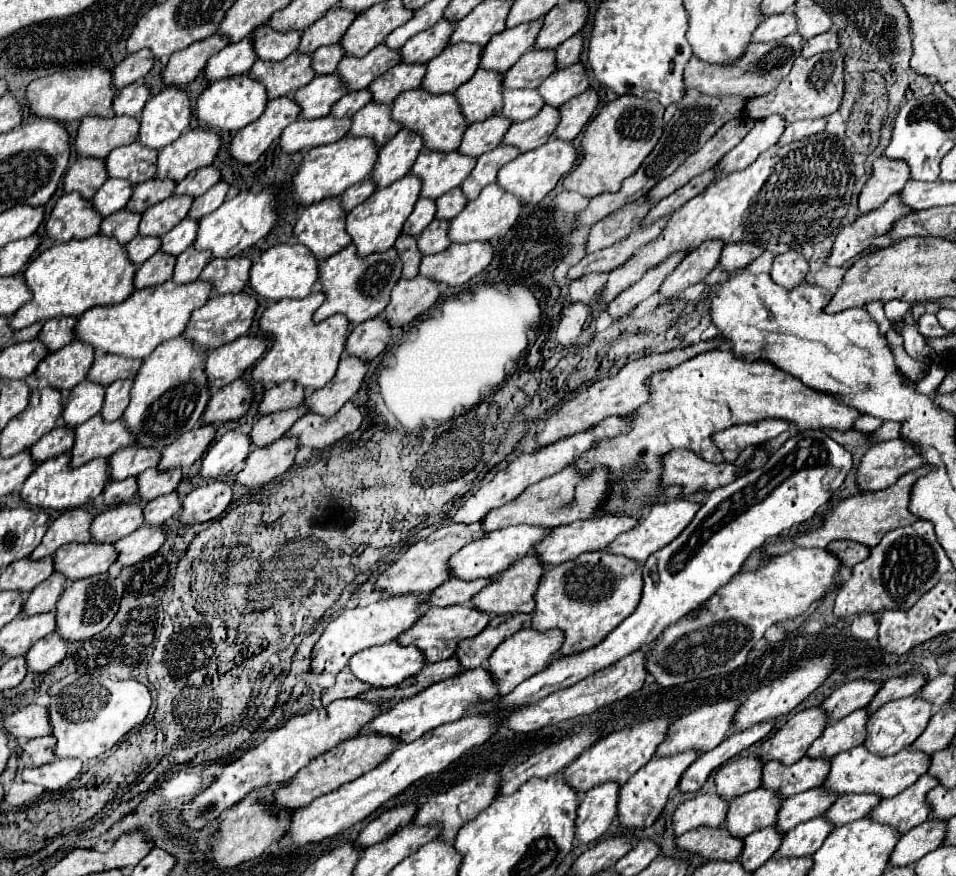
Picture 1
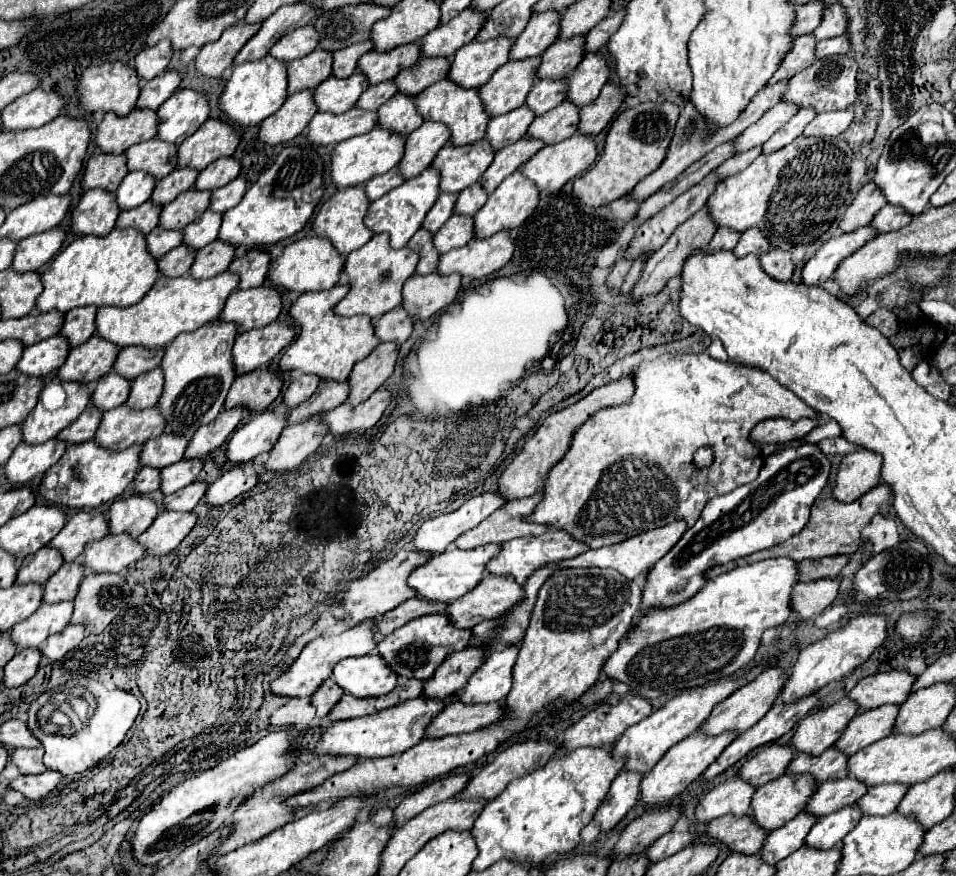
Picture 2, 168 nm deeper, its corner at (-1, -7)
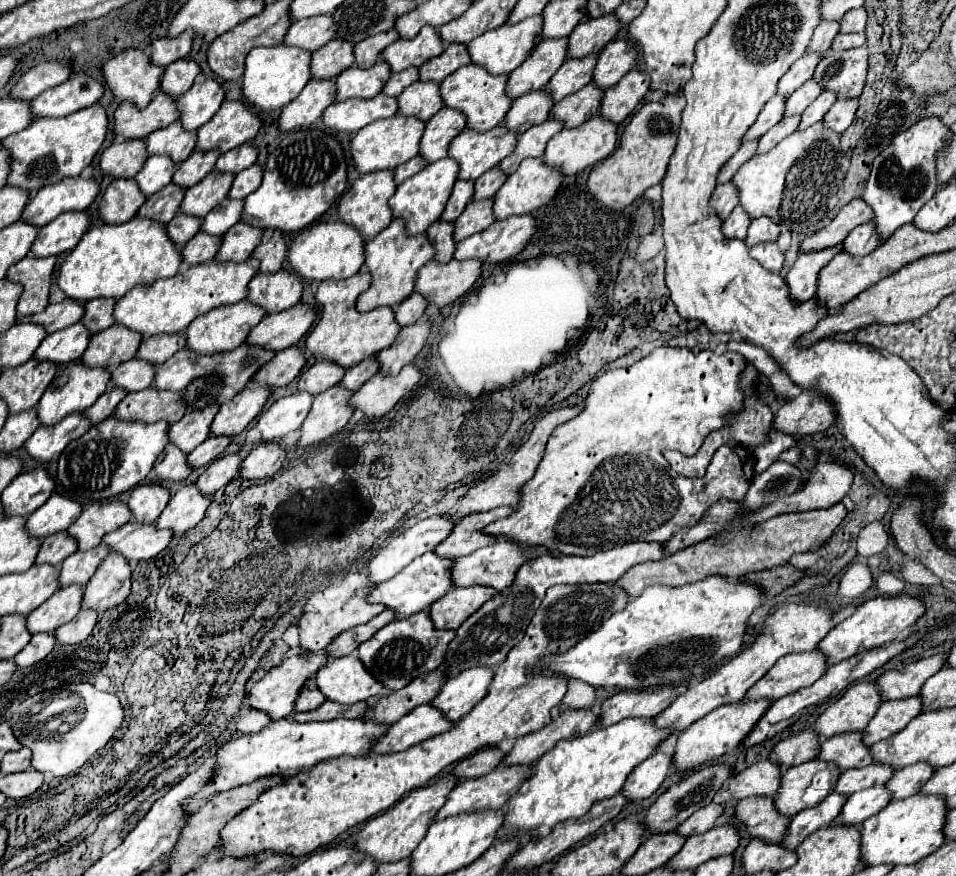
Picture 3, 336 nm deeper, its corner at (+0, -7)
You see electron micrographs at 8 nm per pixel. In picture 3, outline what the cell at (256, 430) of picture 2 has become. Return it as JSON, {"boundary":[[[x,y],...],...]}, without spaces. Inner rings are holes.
{"boundary":[[[297,392],[273,402],[253,424],[253,428],[261,432],[261,442],[281,440],[289,432],[297,430],[311,410],[311,402],[313,396],[307,392]]]}

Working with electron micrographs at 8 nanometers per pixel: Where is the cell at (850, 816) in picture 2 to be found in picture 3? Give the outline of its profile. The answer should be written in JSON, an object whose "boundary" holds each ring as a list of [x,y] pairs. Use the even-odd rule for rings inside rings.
{"boundary":[[[885,786],[861,790],[847,798],[847,802],[843,804],[843,810],[839,812],[839,816],[835,818],[833,824],[835,826],[837,824],[839,826],[841,824],[843,826],[861,826],[867,818],[877,814],[887,804],[889,804],[889,792],[885,790]]]}

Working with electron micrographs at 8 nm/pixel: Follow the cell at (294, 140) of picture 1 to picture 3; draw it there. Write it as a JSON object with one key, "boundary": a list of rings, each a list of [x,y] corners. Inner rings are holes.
{"boundary":[[[377,94],[375,98],[369,100],[351,98],[347,102],[335,102],[323,112],[321,120],[325,128],[331,132],[357,132],[379,118],[393,116],[395,112],[397,98]]]}

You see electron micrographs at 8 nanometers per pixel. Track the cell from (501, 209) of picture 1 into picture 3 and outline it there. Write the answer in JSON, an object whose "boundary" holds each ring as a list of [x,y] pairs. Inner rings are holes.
{"boundary":[[[527,158],[521,162],[521,166],[505,180],[505,184],[497,190],[493,198],[493,214],[495,220],[509,218],[509,216],[521,216],[521,214],[531,214],[537,208],[545,206],[553,194],[557,192],[563,176],[557,170],[551,170],[549,166],[543,166],[541,158]]]}

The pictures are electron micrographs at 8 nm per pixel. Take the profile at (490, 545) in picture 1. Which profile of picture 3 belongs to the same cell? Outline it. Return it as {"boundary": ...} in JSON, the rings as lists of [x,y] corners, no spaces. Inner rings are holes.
{"boundary":[[[427,552],[421,558],[413,560],[407,568],[403,568],[399,574],[395,574],[391,580],[381,582],[369,596],[369,602],[381,602],[387,608],[397,610],[397,618],[407,618],[419,610],[427,610],[433,602],[437,602],[439,598],[443,598],[443,594],[447,594],[451,588],[455,588],[455,584],[451,582],[451,566],[453,560],[451,558],[443,558],[435,552]]]}

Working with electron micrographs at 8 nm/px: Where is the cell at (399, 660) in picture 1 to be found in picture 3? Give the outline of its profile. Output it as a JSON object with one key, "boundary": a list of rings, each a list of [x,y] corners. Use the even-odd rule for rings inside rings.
{"boundary":[[[357,654],[329,660],[317,672],[317,686],[327,700],[339,704],[355,704],[369,698],[379,698],[387,692],[385,686],[363,666],[363,662],[359,662]]]}

